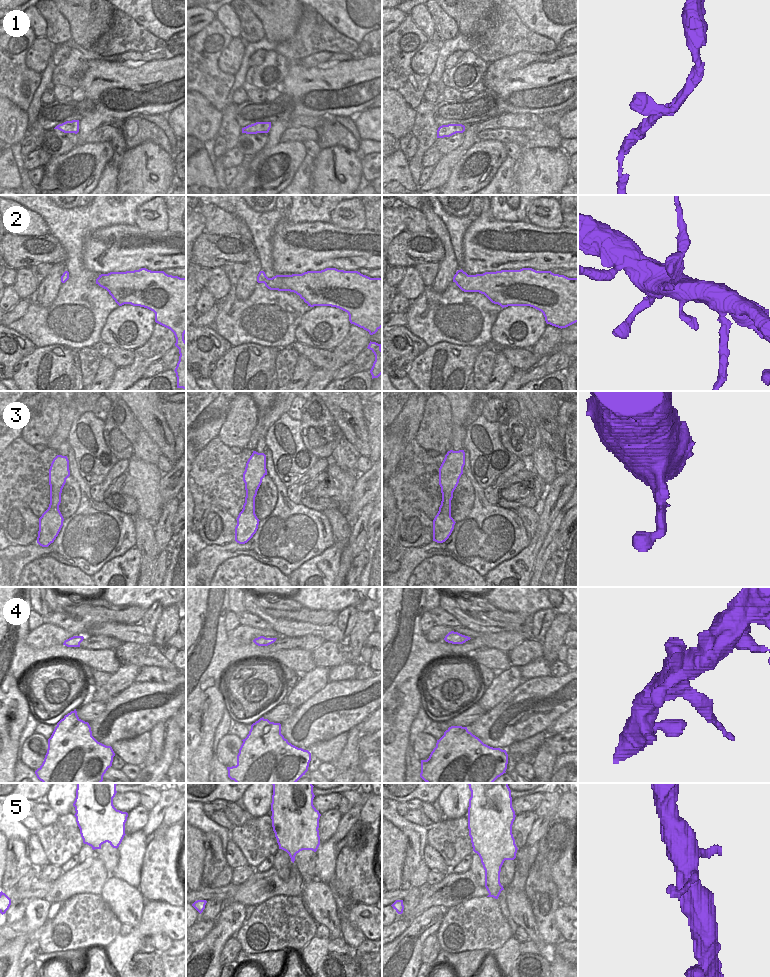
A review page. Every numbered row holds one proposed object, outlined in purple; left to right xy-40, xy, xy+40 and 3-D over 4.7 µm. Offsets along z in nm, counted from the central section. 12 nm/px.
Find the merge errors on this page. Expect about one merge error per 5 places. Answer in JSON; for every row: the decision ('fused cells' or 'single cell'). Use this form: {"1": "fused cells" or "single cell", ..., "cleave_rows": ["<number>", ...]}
{"1": "single cell", "2": "single cell", "3": "single cell", "4": "single cell", "5": "fused cells", "cleave_rows": ["5"]}

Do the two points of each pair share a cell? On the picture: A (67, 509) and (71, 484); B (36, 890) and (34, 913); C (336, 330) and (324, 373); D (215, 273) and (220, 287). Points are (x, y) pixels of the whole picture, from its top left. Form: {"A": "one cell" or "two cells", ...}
{"A": "one cell", "B": "two cells", "C": "two cells", "D": "one cell"}

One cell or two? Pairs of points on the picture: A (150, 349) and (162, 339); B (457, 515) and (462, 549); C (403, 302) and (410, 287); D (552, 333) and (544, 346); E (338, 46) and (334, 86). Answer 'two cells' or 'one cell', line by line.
A: one cell
B: two cells
C: two cells
D: one cell
E: two cells

